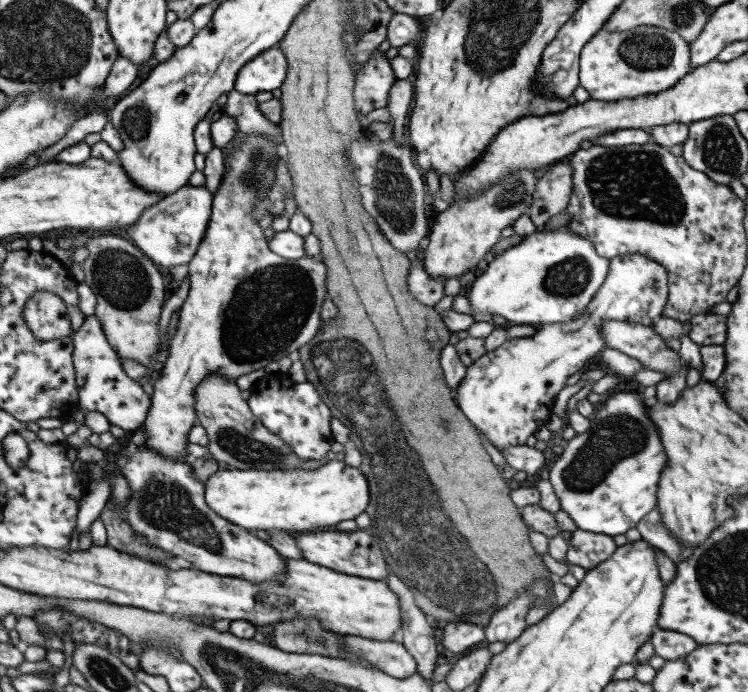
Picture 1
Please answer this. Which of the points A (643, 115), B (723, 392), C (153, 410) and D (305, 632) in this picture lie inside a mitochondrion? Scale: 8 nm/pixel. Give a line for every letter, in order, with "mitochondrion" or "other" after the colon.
A: other
B: other
C: other
D: mitochondrion

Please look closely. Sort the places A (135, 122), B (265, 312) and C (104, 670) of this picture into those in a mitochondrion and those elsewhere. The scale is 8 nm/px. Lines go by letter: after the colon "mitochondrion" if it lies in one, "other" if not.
A: mitochondrion
B: mitochondrion
C: mitochondrion

